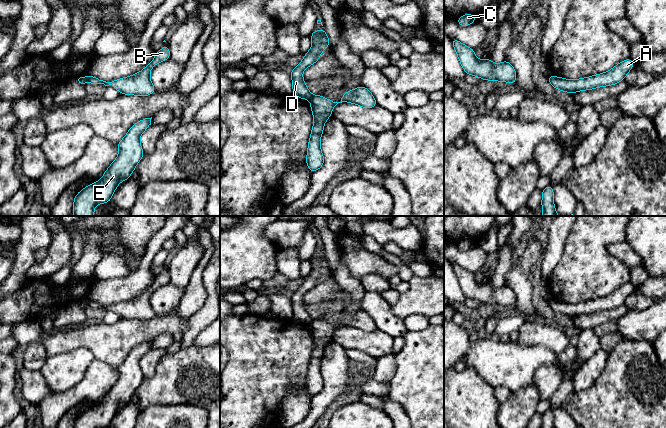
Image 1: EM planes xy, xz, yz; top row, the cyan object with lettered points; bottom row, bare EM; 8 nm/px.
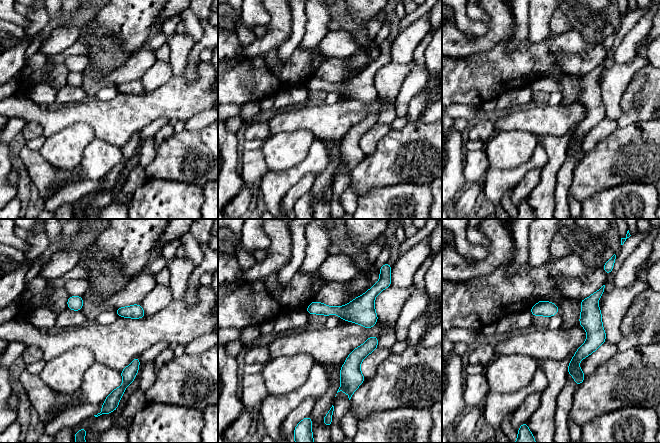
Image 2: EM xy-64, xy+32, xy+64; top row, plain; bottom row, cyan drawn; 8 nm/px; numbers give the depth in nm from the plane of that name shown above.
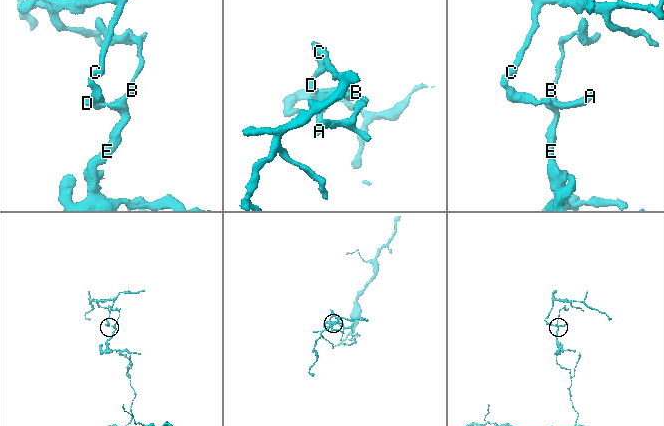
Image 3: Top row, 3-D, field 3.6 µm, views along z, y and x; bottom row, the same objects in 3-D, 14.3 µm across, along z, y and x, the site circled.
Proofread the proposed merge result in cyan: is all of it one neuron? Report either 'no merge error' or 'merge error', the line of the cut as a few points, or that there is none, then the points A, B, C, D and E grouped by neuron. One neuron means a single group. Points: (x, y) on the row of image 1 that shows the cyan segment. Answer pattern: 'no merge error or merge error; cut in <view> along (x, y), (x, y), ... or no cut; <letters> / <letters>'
merge error; cut in xy along (89, 76), (86, 81); A B E / C D

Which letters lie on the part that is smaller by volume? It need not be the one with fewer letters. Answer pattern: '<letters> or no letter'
C, D

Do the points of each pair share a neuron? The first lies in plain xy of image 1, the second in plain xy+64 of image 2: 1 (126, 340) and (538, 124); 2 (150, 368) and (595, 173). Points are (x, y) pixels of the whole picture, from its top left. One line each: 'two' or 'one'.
1: one
2: two

